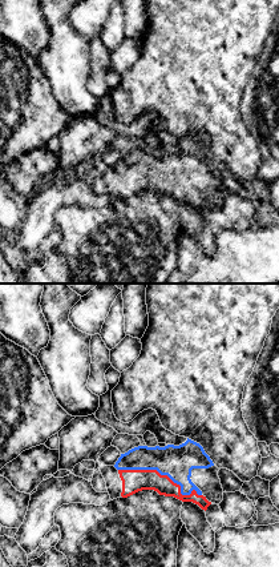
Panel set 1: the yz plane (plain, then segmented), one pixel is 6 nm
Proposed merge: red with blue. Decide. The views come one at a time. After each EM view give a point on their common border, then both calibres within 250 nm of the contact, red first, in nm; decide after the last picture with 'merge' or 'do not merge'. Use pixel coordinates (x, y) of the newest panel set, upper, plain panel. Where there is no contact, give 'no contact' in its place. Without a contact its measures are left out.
meets red at (162, 177); 140 nm thick on the red side, 200 nm on the other

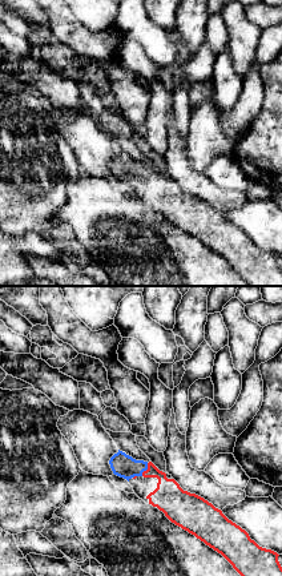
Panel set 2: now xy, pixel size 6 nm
meets red at (146, 172); 190 nm thick on the red side, 140 nm on the other

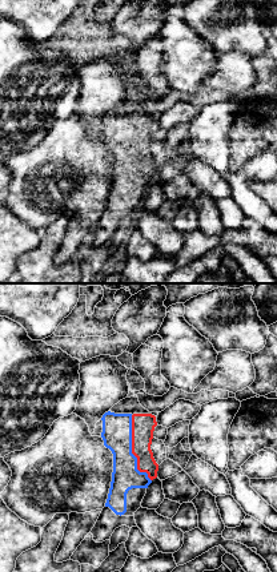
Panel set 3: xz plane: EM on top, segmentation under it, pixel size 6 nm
meets red at (132, 152); 140 nm thick on the red side, 180 nm on the other

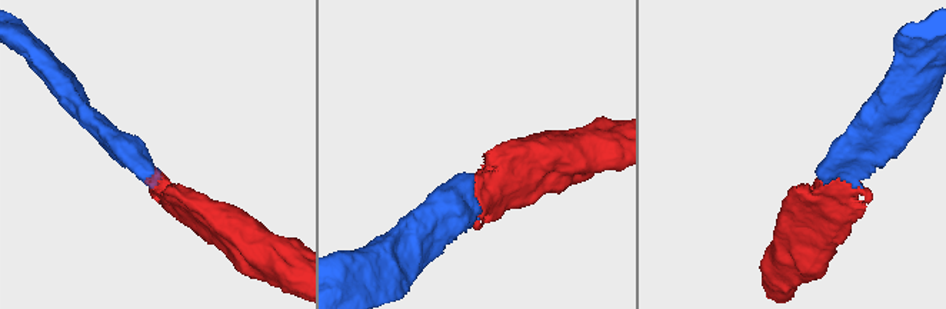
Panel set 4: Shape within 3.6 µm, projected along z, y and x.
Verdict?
merge

